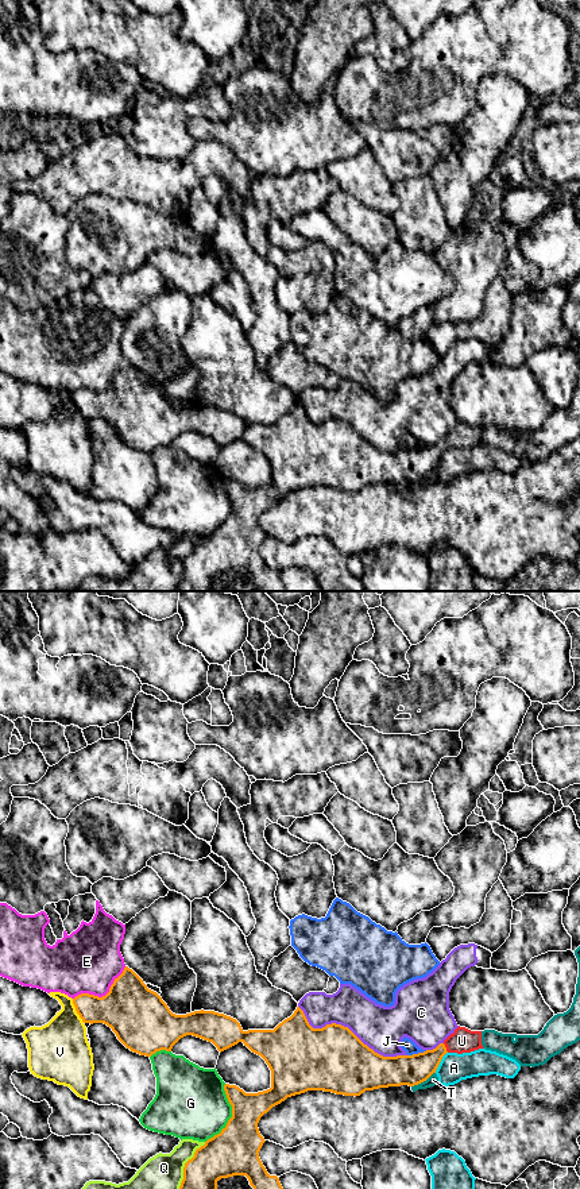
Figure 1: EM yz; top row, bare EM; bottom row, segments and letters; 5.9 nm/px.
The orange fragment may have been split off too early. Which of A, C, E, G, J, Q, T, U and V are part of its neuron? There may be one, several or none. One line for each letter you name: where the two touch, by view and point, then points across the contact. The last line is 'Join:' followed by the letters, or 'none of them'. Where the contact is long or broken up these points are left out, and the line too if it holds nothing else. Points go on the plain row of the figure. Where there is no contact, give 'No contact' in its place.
U: Touches orange at yz (445, 443). Path across: yz (414, 464), (424, 460), (445, 443), (461, 436)
Join: U

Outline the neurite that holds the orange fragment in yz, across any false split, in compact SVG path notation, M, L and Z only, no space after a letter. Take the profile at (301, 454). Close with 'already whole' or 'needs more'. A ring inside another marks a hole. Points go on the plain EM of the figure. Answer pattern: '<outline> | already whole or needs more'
M128 362L115 374L109 387L103 391L81 389L73 394L77 409L84 418L104 418L112 424L117 435L131 447L151 452L156 447L171 447L183 432L193 431L212 437L221 448L243 437L252 448L260 451L271 466L271 483L258 489L245 489L236 480L224 480L232 513L220 529L208 534L196 545L194 552L185 559L183 575L175 591L229 591L217 586L217 576L233 571L245 571L255 586L255 591L285 591L277 571L270 571L263 561L259 547L266 537L258 518L272 502L287 493L308 486L324 486L344 491L360 491L366 486L409 480L426 476L436 468L446 448L471 448L484 444L482 426L457 422L442 439L433 445L413 451L383 452L364 440L348 422L326 420L313 424L303 406L297 402L294 409L279 418L274 425L244 426L240 418L214 406L194 406L175 410L162 393L147 383L143 375Z | needs more

